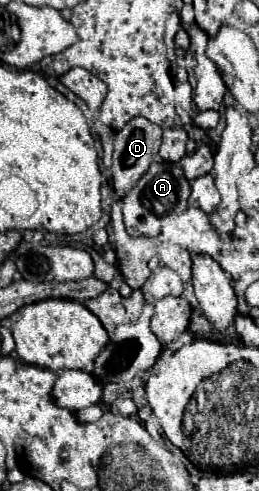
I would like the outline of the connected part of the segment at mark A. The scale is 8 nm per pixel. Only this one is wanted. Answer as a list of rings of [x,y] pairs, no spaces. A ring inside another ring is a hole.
[[[158,160],[134,186],[134,190],[122,200],[122,216],[126,232],[130,236],[156,238],[162,232],[164,218],[172,212],[182,214],[188,208],[188,198],[190,198],[190,182],[184,178],[180,166]]]

